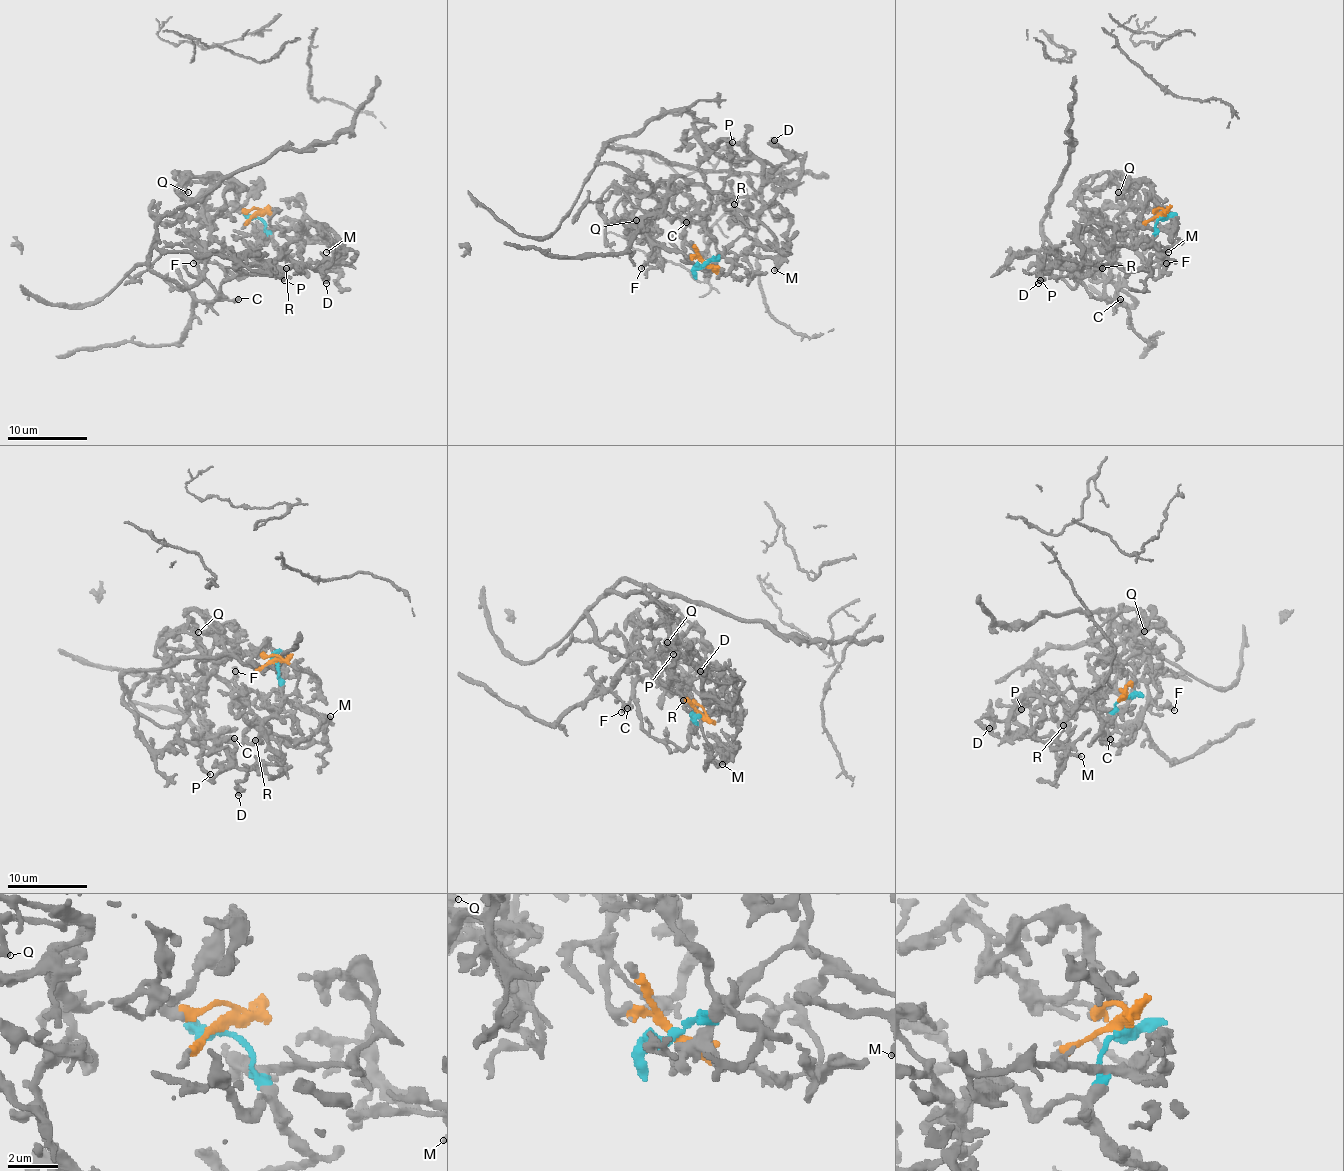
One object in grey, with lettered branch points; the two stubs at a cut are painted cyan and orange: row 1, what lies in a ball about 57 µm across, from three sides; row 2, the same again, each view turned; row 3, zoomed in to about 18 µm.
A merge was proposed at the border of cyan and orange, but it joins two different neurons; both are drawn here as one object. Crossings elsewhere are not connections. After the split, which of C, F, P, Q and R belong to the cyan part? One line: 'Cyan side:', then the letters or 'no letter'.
Cyan side: C, F, R

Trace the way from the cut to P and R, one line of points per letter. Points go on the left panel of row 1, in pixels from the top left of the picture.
P: (256, 217), (232, 181), (206, 271), (178, 287), (148, 267), (156, 247), (246, 253), (284, 279)
R: (256, 217), (282, 257), (236, 277), (198, 245), (200, 275), (216, 297), (236, 275), (274, 275), (286, 267)

